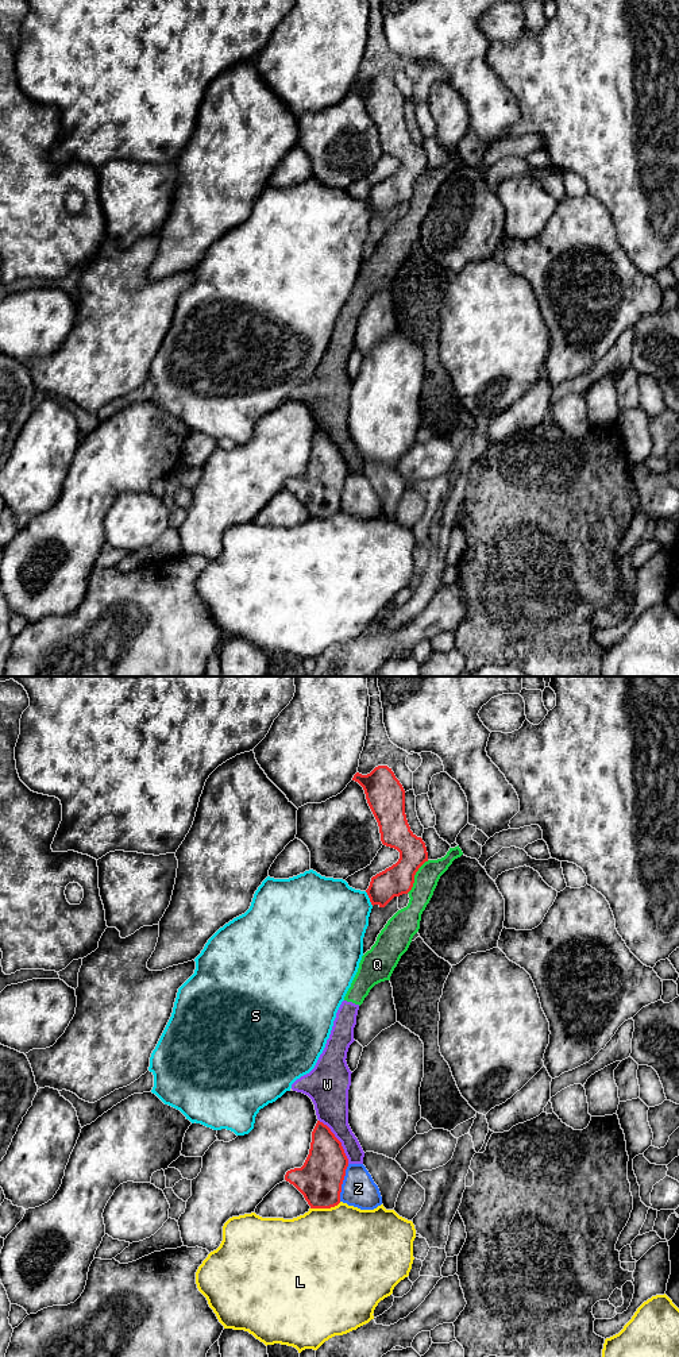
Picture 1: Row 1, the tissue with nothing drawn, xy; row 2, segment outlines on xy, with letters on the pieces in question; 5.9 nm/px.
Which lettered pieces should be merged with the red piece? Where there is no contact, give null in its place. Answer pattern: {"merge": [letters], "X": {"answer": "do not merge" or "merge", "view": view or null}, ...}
{"merge": [], "L": {"answer": "do not merge", "view": "xy"}, "Q": {"answer": "do not merge", "view": "xy"}, "S": {"answer": "do not merge", "view": "xy"}, "W": {"answer": "do not merge", "view": "xy"}, "Z": {"answer": "do not merge", "view": "xy"}}

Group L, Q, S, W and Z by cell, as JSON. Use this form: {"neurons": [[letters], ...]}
{"neurons": [["L"], ["Q", "W"], ["S"], ["Z"]]}

